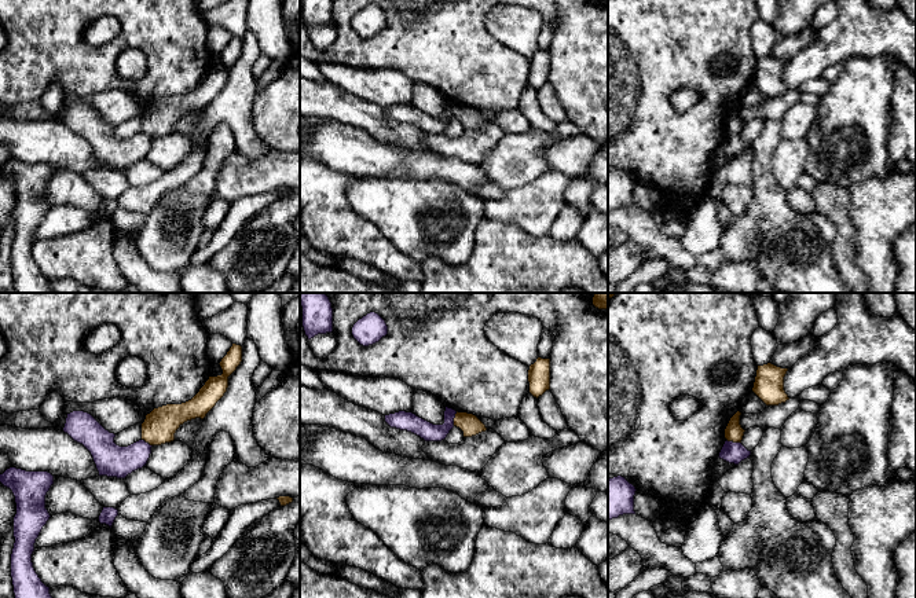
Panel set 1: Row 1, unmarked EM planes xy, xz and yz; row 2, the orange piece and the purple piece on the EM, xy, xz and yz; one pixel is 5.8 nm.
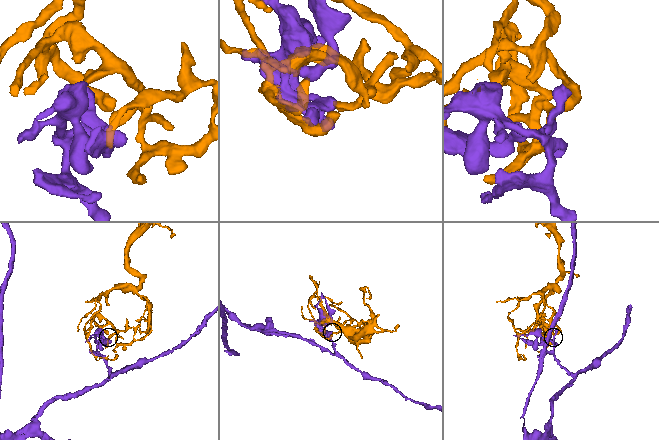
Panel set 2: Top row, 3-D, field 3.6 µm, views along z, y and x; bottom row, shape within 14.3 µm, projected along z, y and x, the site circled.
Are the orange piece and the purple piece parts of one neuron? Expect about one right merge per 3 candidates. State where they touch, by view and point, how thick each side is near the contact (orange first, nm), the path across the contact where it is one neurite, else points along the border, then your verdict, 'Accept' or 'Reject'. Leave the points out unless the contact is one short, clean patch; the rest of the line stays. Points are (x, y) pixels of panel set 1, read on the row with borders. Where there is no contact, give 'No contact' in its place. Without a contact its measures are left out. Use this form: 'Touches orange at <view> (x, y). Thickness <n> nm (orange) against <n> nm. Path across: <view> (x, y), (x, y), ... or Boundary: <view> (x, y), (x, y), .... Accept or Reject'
Touches orange at xz (454, 418). Thickness 120 nm (orange) against 110 nm. Reject

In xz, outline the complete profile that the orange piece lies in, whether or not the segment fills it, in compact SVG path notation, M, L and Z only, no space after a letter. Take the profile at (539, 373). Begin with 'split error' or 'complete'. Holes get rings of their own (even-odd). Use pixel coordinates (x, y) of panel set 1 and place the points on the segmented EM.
complete; M538 357L530 366L528 382L530 393L536 399L550 389L550 359Z

